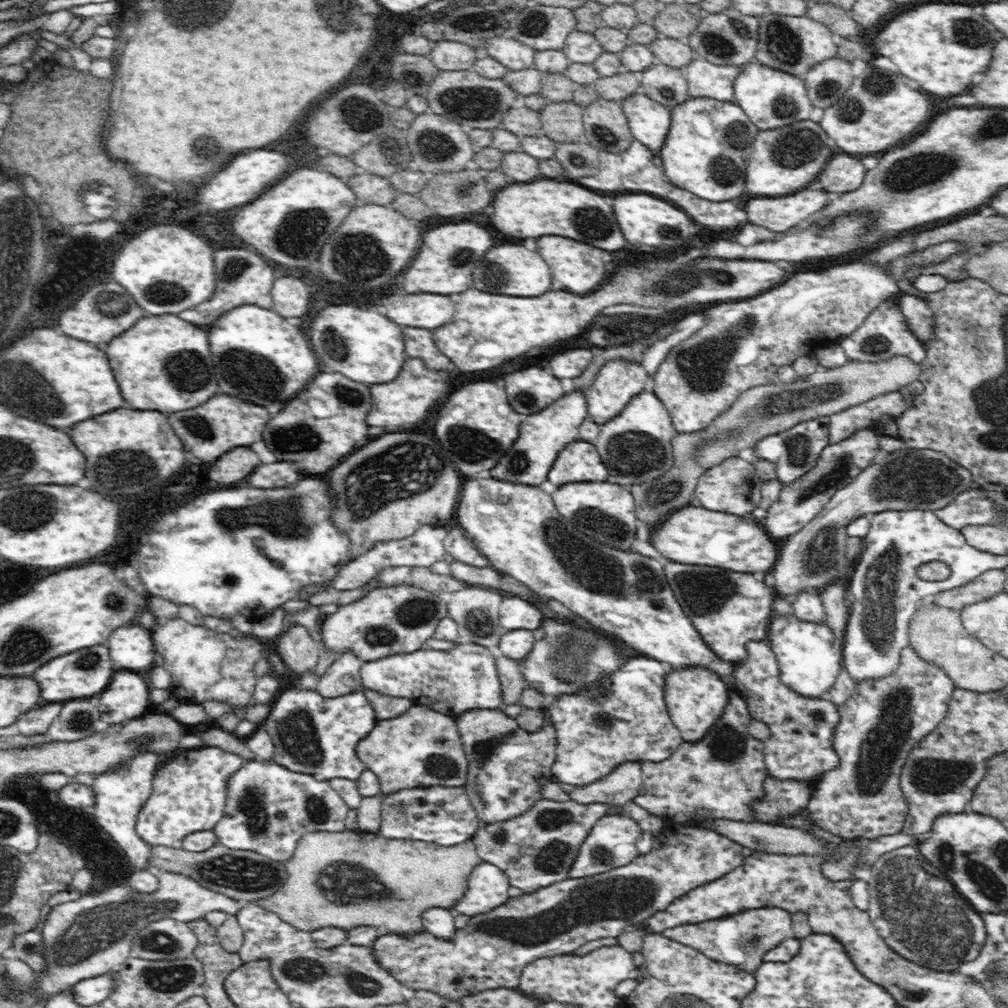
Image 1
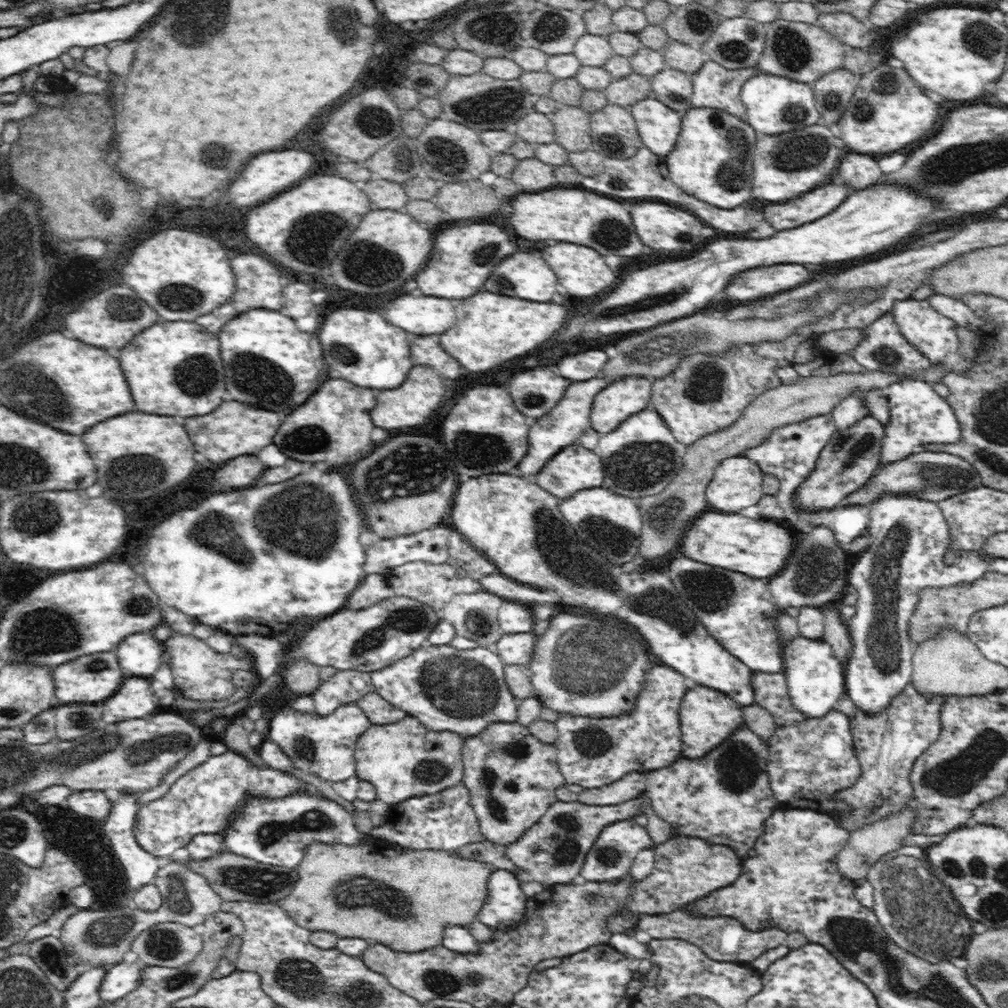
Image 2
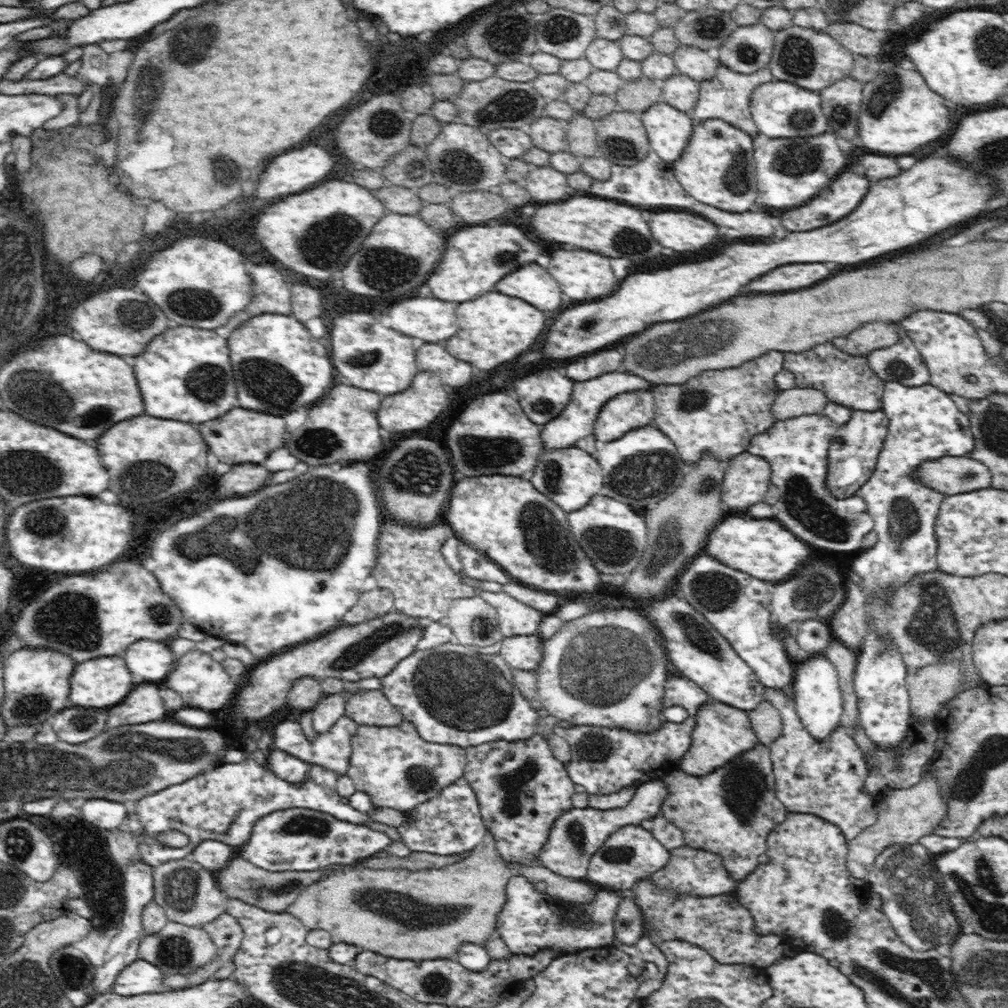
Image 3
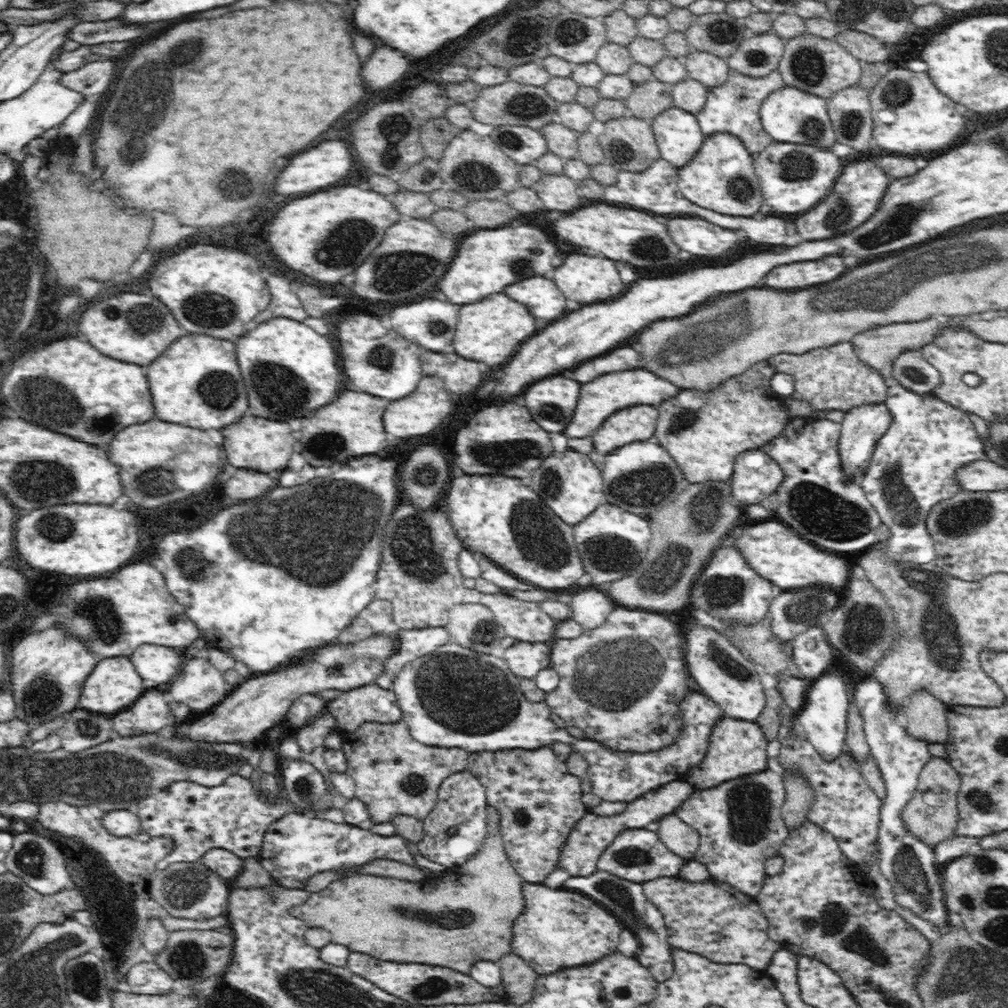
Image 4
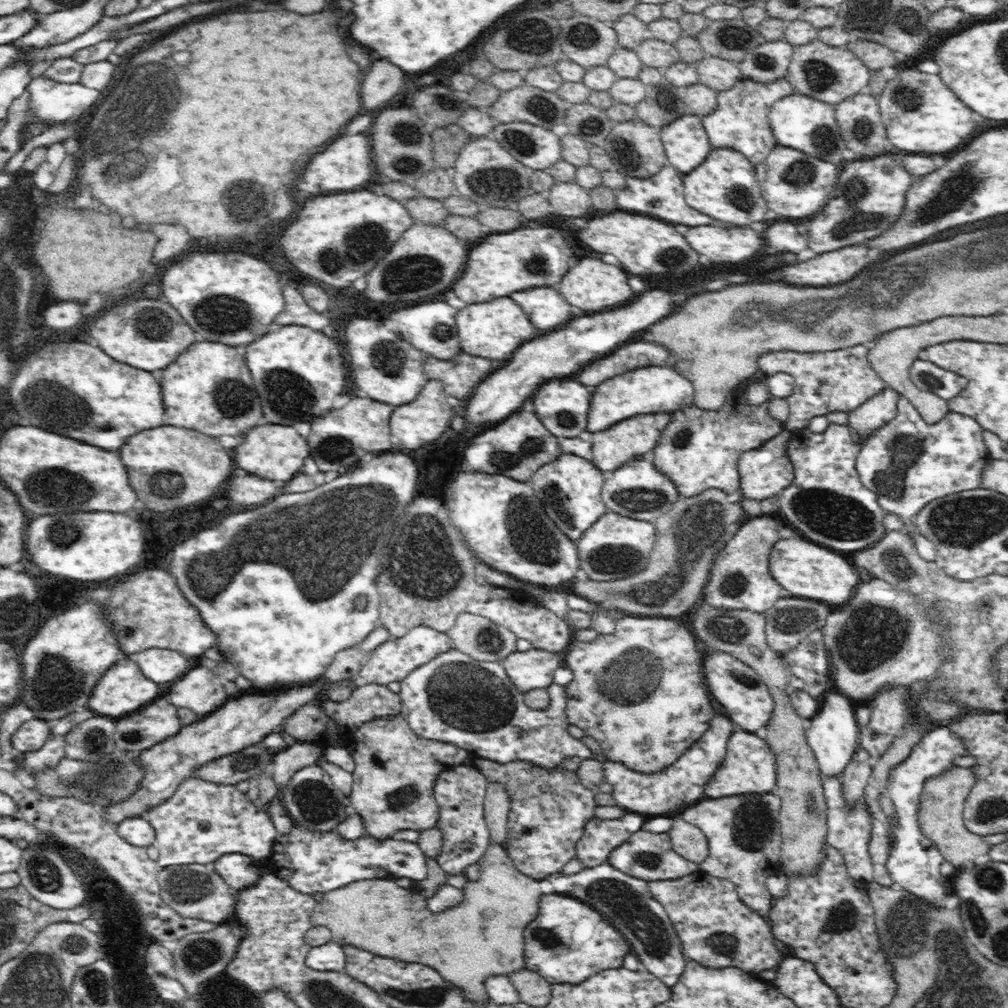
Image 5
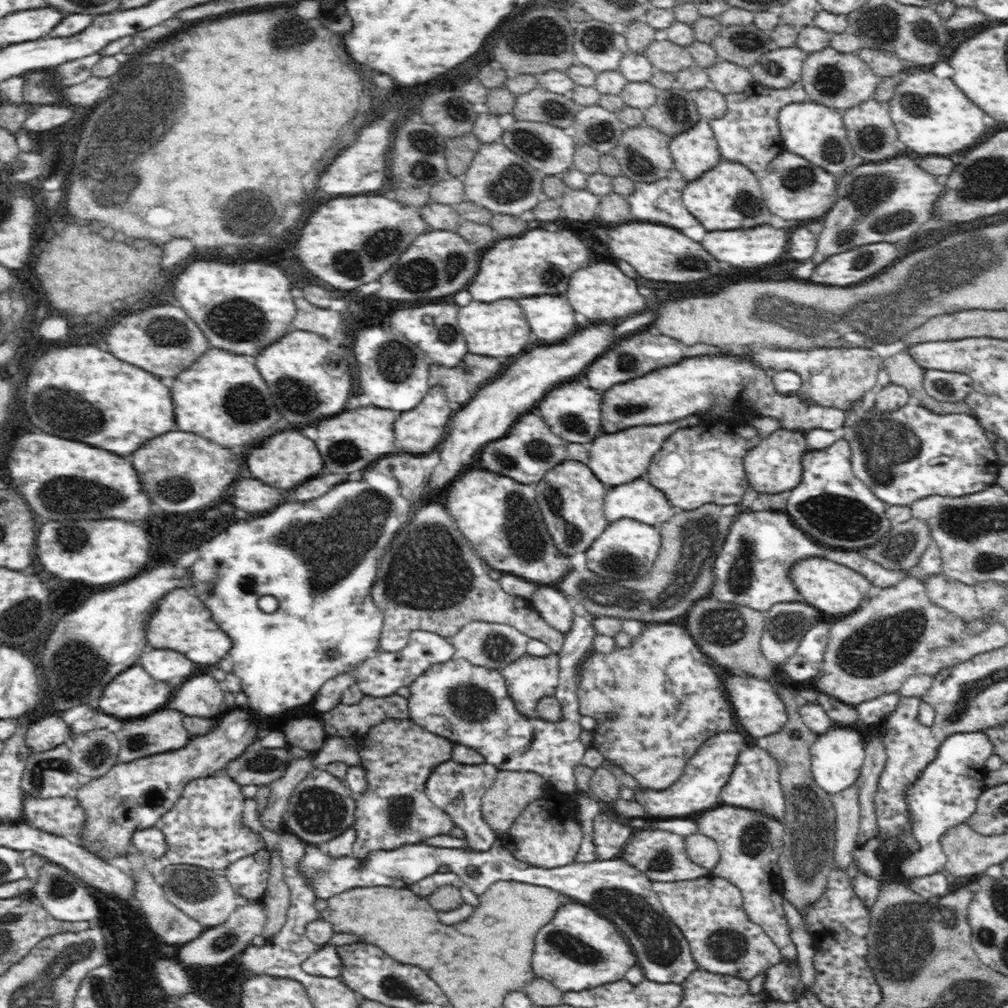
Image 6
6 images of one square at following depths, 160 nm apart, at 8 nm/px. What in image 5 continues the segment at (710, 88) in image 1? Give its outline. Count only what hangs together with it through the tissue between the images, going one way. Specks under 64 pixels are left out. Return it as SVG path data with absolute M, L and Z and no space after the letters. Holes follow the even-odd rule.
M784 77L766 84L740 78L732 88L716 91L716 108L710 114L701 117L710 146L716 149L733 149L748 157L752 164L760 164L777 146L768 122L769 110L781 98L794 92L794 87Z

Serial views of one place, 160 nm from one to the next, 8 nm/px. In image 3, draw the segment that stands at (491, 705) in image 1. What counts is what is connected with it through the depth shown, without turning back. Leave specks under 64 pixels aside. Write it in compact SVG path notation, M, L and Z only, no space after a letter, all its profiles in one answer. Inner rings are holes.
M453 641L433 649L416 650L398 662L386 676L381 678L380 690L392 703L403 720L412 722L419 736L428 742L454 744L462 748L478 746L492 741L526 741L536 733L536 711L516 688L512 668L499 655L478 652L473 646Z

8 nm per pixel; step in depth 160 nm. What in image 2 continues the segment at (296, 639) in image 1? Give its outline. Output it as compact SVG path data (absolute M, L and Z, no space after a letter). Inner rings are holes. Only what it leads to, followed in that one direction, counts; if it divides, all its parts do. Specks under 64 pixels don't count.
M290 662L284 670L283 680L287 688L296 694L310 694L321 684L318 666L313 662Z

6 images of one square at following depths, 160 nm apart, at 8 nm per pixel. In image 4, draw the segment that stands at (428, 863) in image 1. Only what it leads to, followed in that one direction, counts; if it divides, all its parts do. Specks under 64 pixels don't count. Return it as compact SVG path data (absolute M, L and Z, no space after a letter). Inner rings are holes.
M487 805L487 831L488 834L484 839L484 844L480 849L480 854L476 856L476 878L470 876L470 874L462 874L462 870L454 876L454 880L441 880L440 875L433 875L436 882L431 882L429 879L423 879L422 881L408 881L400 880L399 878L383 877L370 874L356 874L342 879L331 882L324 890L320 892L310 892L308 898L302 905L294 906L290 909L290 913L294 914L294 917L301 918L309 928L325 928L331 934L331 942L334 944L340 944L342 946L348 946L352 952L362 952L362 954L370 954L374 958L382 958L382 960L390 960L390 962L422 962L431 966L448 966L448 969L458 971L469 975L469 971L472 966L478 961L498 962L501 969L502 984L504 989L508 993L508 1001L516 1006L520 1006L529 1002L532 999L535 990L535 981L539 976L521 957L516 956L512 950L480 950L478 946L510 946L513 938L513 923L516 921L518 914L522 914L524 910L524 897L522 897L522 880L523 878L516 872L516 869L510 863L508 856L506 856L505 845L502 840L502 833L500 832L498 822L500 822L500 815L496 813L494 807Z

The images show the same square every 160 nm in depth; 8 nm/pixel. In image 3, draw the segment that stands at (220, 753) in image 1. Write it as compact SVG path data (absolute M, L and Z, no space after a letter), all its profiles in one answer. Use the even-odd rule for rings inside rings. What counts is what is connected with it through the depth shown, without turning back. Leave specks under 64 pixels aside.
M247 756L246 759L239 763L226 762L224 765L212 771L207 771L206 774L198 777L188 778L184 782L167 786L164 790L159 790L135 802L135 812L141 824L141 832L139 834L132 832L132 835L136 839L136 847L140 851L141 858L150 866L156 867L168 861L183 859L184 856L193 852L200 842L206 840L218 840L236 849L241 848L248 842L254 822L257 822L266 814L274 813L278 810L298 808L319 810L319 812L331 814L331 816L339 818L339 820L360 825L370 819L366 813L360 812L349 804L340 801L342 798L335 787L339 775L325 770L324 767L311 766L309 776L305 782L291 784L291 782L286 782L280 777L276 777L274 772L266 765L262 765ZM168 831L176 831L186 835L188 842L184 846L178 846L178 848L159 842L157 840L159 834Z

